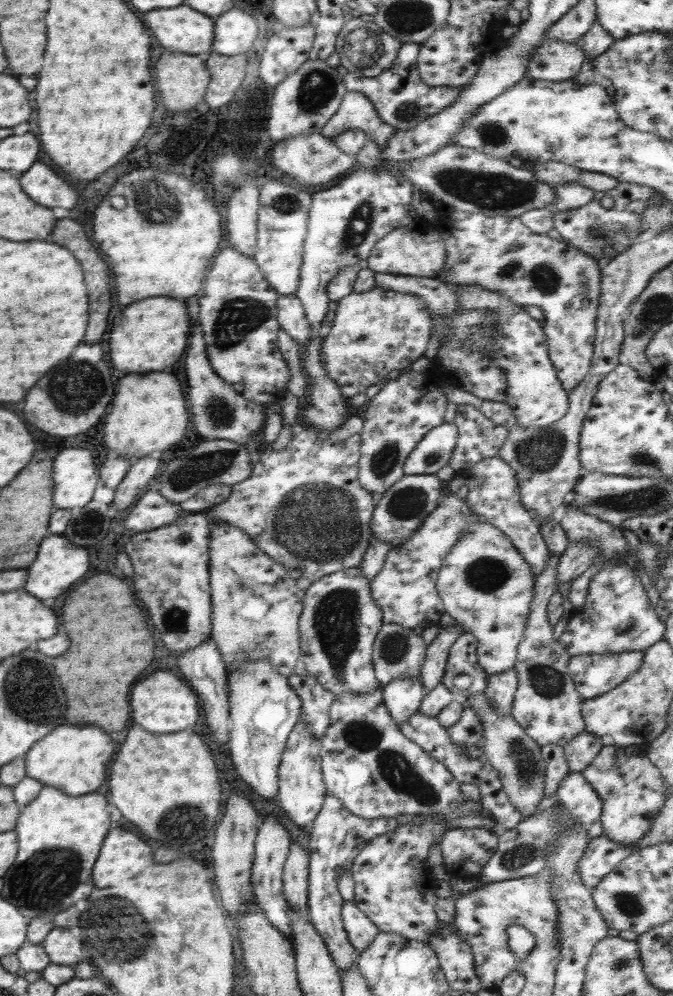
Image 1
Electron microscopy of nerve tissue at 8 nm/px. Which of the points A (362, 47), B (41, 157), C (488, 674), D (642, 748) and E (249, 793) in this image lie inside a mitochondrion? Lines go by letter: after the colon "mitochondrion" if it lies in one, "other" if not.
A: mitochondrion
B: other
C: other
D: other
E: other

